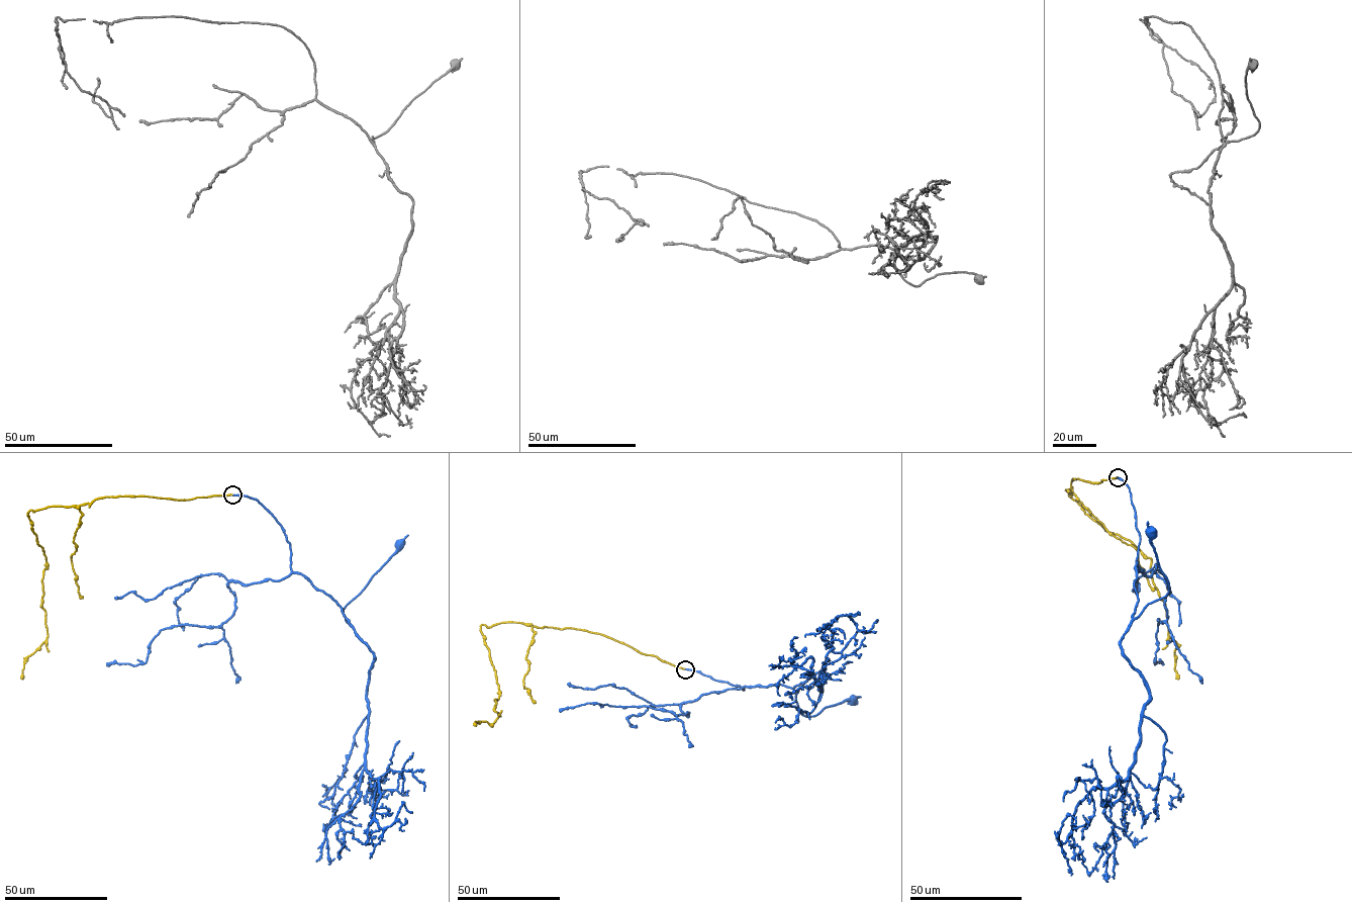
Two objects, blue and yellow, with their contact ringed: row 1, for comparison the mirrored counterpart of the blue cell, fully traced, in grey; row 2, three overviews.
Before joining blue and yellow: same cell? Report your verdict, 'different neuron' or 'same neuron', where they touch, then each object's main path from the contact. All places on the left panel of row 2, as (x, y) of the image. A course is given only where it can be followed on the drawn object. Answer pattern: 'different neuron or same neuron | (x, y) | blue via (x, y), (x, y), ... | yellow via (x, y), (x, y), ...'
same neuron | (232, 494) | blue via (232, 494), (256, 500), (275, 518), (290, 544), (291, 570), (328, 595), (350, 624), (344, 609), (399, 544) | yellow via (232, 494), (101, 498), (78, 506), (29, 511), (46, 562), (41, 607), (47, 638), (28, 656), (22, 679)

